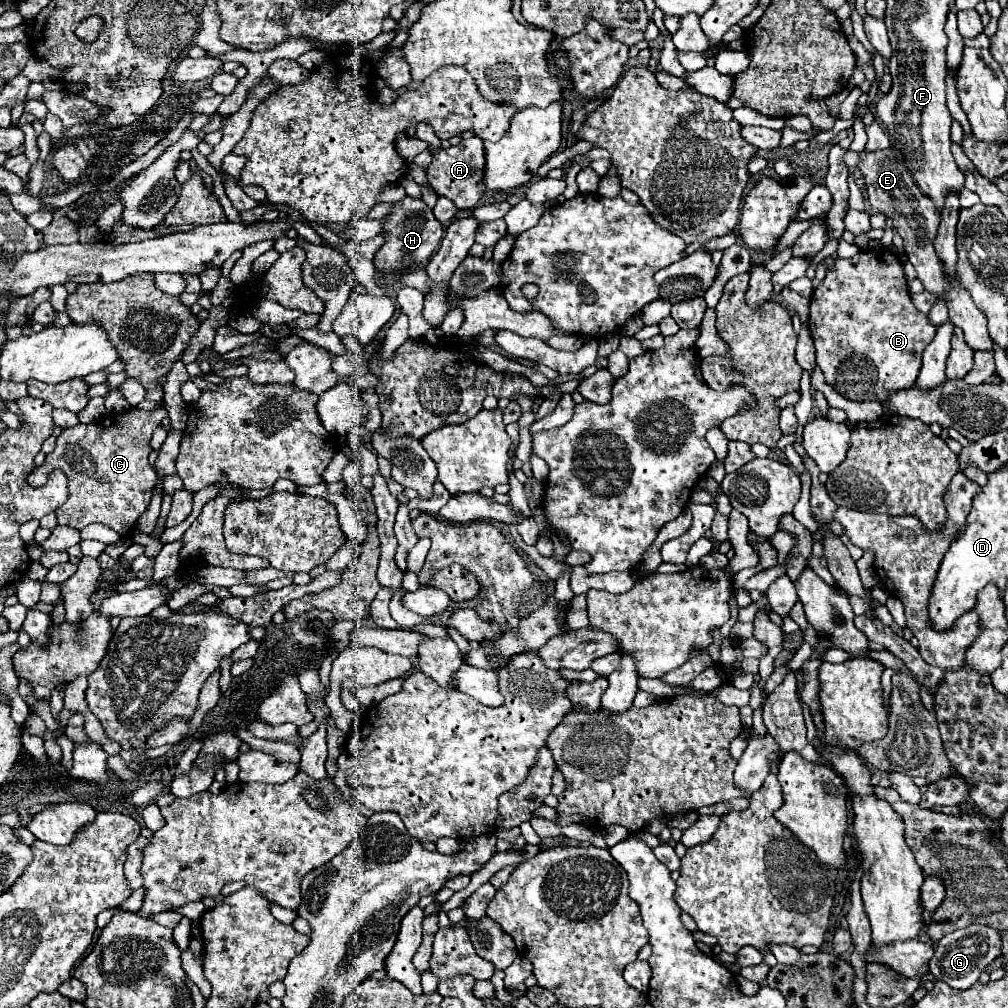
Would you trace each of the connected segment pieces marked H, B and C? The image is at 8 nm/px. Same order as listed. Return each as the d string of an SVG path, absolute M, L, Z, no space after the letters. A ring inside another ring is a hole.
M405 196L401 202L393 206L387 222L383 224L383 232L389 238L387 244L375 254L373 262L377 270L389 276L393 276L393 272L405 272L405 268L415 268L417 264L425 264L443 238L443 226L433 216L433 210L427 208L423 200L413 200L411 196Z
M877 246L859 250L851 258L835 260L835 266L827 270L827 276L813 292L809 330L815 340L817 366L823 370L829 386L849 400L883 402L891 390L915 386L921 368L921 356L925 346L933 340L935 326L927 314L913 306L899 256L885 246Z
M131 408L125 412L111 412L111 422L109 416L101 422L95 424L77 424L75 428L67 428L61 432L61 436L57 438L57 446L51 454L47 454L43 466L35 468L29 474L29 482L35 486L45 486L47 476L53 470L63 470L67 476L67 484L71 486L71 496L69 500L55 510L55 516L59 520L59 524L63 526L71 526L71 528L85 528L87 524L105 524L109 528L113 528L121 540L127 540L131 536L131 532L135 530L135 522L139 520L139 516L147 510L149 502L151 502L151 494L157 482L157 474L153 472L153 466L149 464L149 454L151 454L151 434L153 430L161 424L161 420L167 416L165 408L157 408L157 410L139 410L139 408Z

